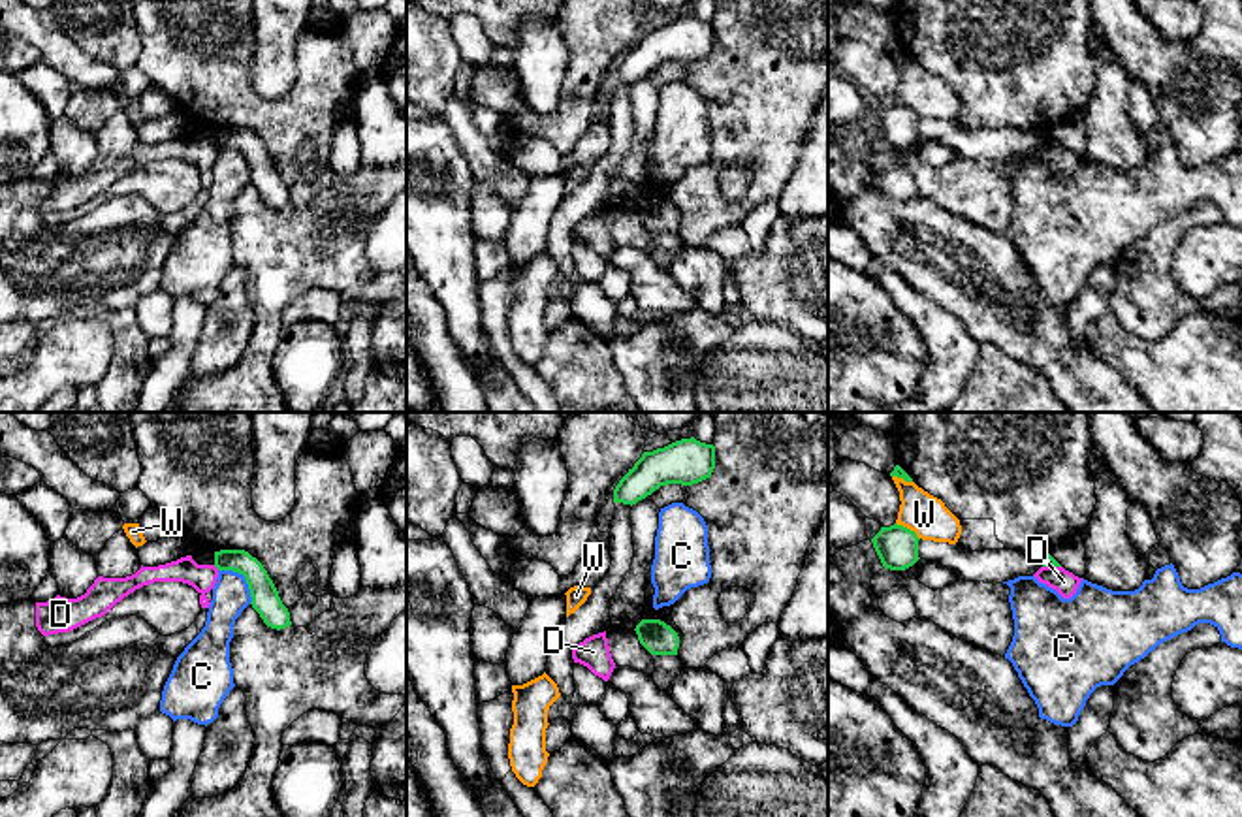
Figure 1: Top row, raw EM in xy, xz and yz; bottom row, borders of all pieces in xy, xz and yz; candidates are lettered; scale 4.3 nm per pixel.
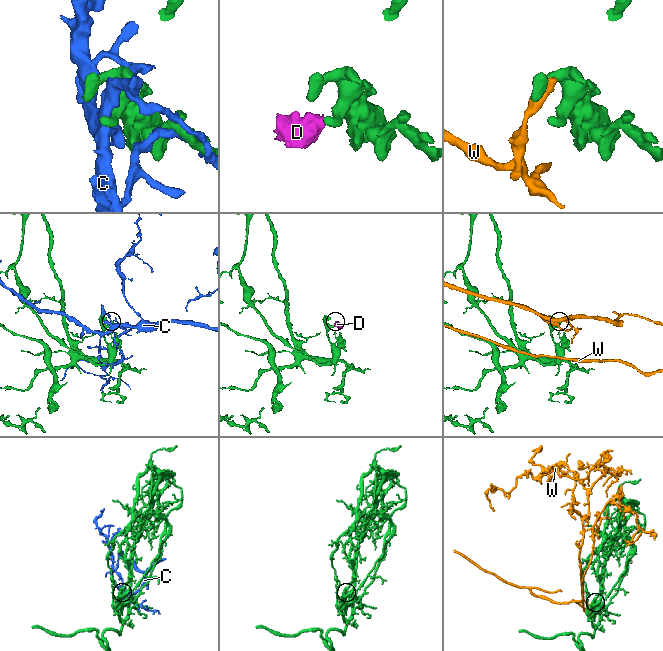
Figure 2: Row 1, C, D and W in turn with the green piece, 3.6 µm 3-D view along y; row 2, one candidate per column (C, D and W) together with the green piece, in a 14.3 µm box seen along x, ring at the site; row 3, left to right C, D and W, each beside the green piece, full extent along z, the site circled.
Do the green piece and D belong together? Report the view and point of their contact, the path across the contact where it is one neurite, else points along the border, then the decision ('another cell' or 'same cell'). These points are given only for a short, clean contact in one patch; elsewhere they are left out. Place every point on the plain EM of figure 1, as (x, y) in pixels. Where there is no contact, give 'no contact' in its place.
contact xy (217, 145); border xy (213, 144), (219, 147); another cell

